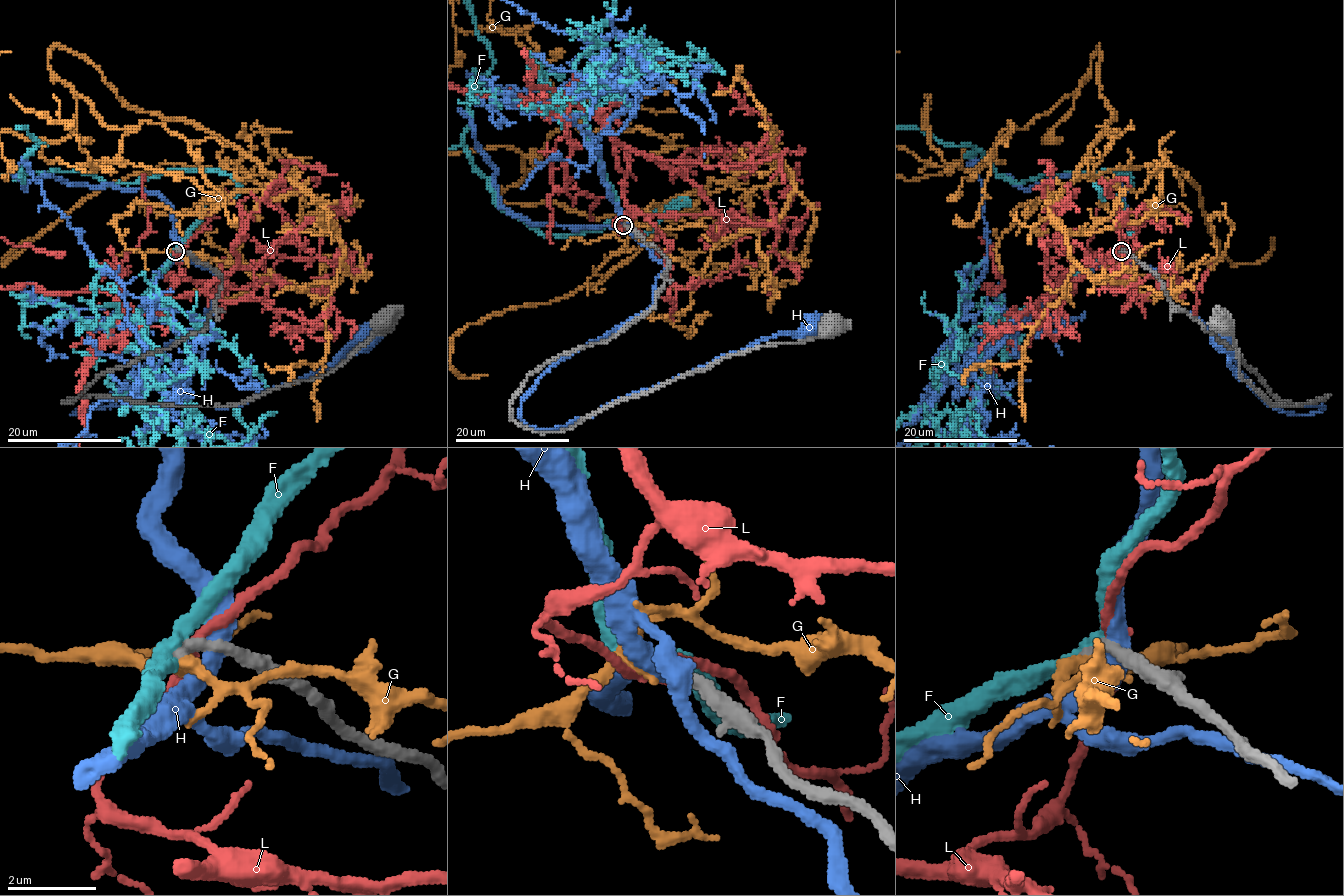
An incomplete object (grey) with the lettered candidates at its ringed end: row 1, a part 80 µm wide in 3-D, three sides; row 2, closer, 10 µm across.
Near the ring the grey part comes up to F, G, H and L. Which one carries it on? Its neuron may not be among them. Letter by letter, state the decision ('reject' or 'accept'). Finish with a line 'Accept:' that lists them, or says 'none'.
F: accept
G: reject
H: reject
L: reject
Accept: F

